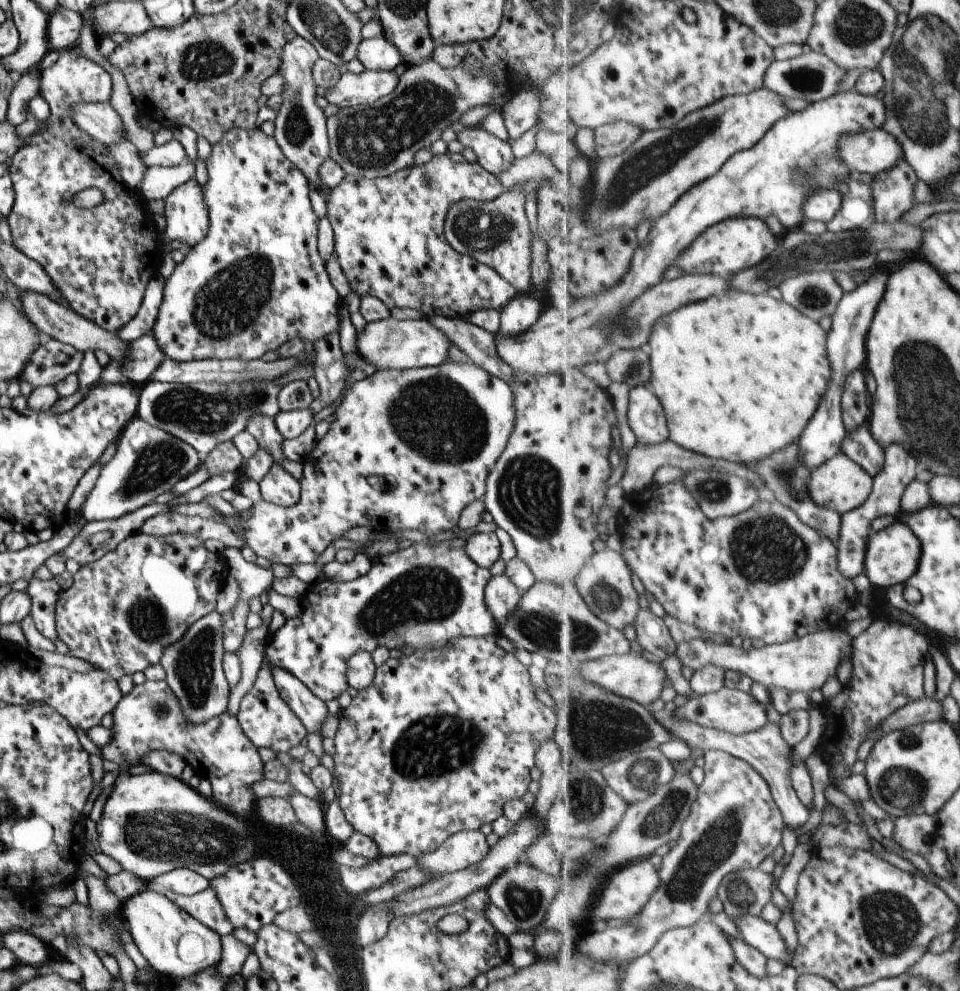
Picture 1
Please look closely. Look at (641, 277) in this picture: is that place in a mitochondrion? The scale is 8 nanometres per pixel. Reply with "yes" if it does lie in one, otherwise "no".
no

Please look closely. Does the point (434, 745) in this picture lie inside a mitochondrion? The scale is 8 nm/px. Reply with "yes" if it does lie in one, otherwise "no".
yes

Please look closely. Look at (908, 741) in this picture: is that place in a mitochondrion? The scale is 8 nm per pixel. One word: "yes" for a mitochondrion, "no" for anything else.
yes

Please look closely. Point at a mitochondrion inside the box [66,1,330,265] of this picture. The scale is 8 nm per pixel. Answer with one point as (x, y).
(196, 59)

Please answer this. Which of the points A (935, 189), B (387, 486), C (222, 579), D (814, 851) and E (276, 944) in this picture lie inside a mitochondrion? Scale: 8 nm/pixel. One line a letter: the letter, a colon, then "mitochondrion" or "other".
A: other
B: other
C: other
D: other
E: other

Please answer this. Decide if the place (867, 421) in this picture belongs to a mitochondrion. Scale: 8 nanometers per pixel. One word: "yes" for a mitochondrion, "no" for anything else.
no

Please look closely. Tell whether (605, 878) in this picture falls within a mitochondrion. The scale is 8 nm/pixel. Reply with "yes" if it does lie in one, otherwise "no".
no

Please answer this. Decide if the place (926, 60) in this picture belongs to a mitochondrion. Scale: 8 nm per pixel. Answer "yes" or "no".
yes

